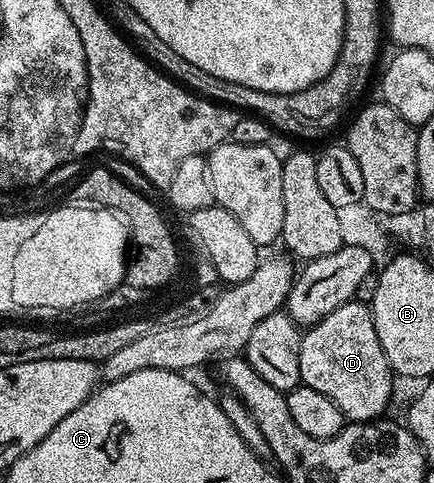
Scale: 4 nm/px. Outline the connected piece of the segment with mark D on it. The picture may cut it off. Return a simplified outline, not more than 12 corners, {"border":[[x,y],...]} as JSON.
{"border":[[340,305],[302,336],[300,380],[352,423],[395,376],[374,312]]}

